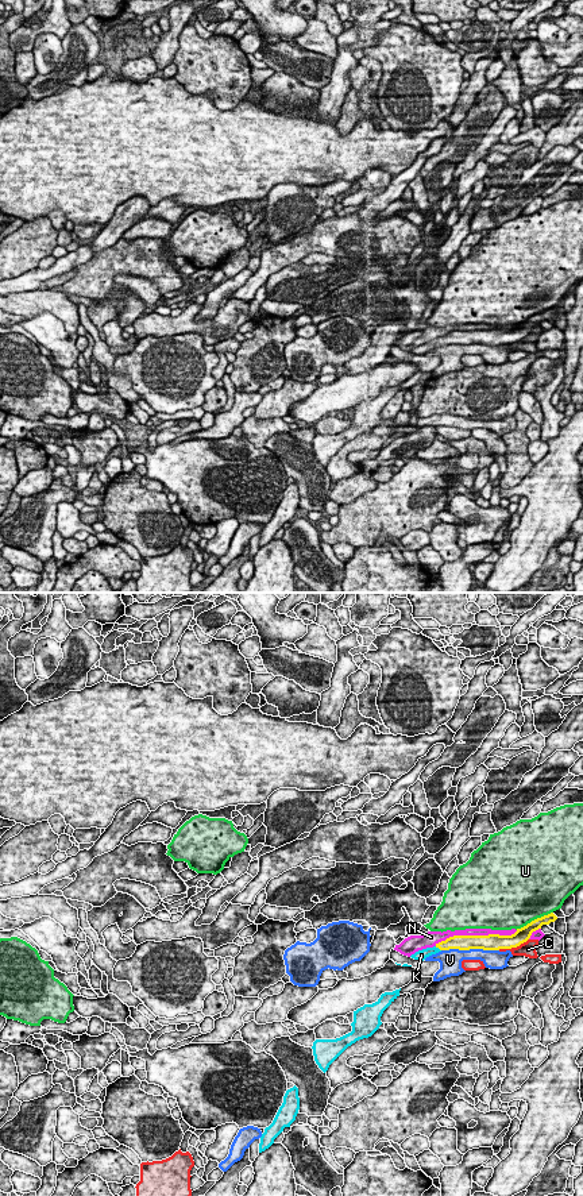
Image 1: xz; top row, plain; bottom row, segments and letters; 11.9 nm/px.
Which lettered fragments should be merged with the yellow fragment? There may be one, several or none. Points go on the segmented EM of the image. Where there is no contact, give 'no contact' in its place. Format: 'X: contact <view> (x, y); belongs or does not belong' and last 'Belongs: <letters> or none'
C: contact xz (513, 946); does not belong
K: contact xz (437, 946); belongs
N: contact xz (475, 936); does not belong
U: contact xz (535, 919); does not belong
V: contact xz (470, 948); does not belong
Belongs: K

